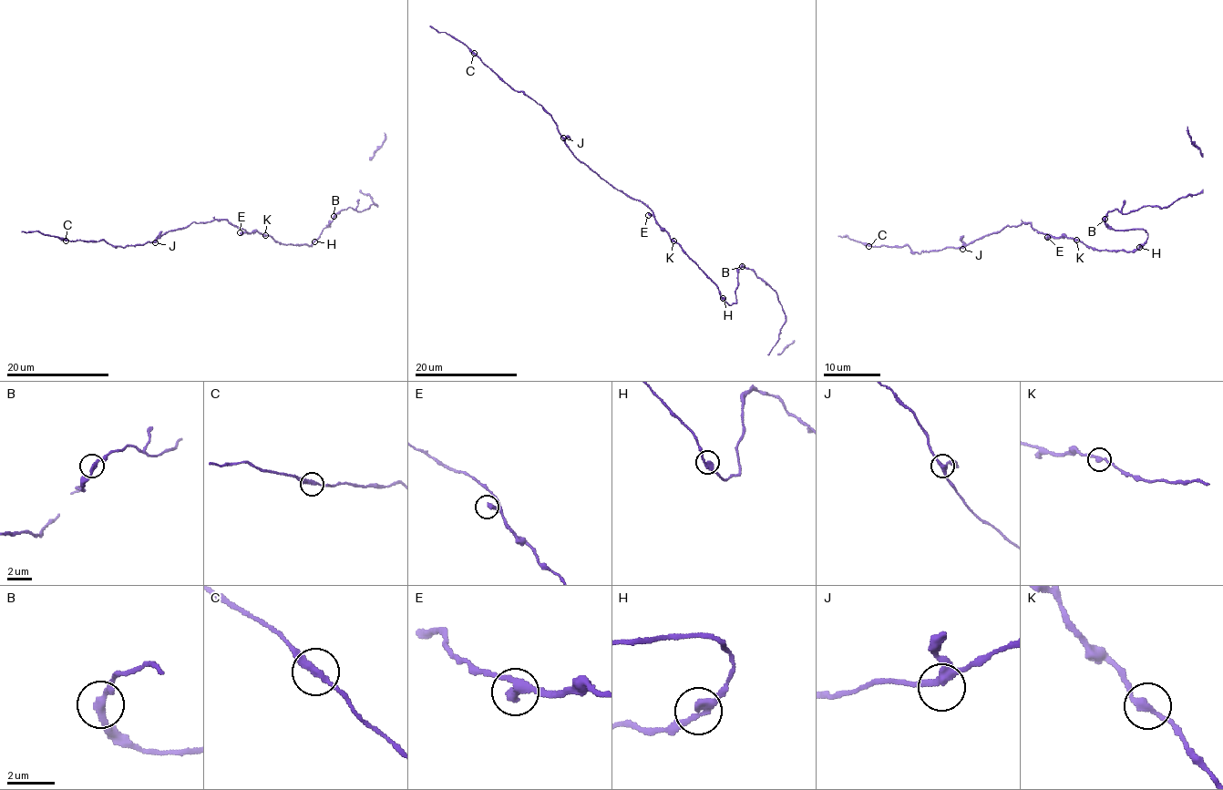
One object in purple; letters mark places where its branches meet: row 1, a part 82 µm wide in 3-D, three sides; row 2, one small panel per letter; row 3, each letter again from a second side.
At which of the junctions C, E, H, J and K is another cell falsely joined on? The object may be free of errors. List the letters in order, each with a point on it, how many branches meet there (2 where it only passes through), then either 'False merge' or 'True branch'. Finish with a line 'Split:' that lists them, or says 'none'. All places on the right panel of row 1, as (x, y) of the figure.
C: Place: (868, 246). Branches: 2. True branch
E: Place: (1047, 237). Branches: 1. True branch
H: Place: (1139, 247). Branches: 2. True branch
J: Place: (962, 249). Branches: 3. True branch
K: Place: (1076, 240). Branches: 2. True branch
Split: none

